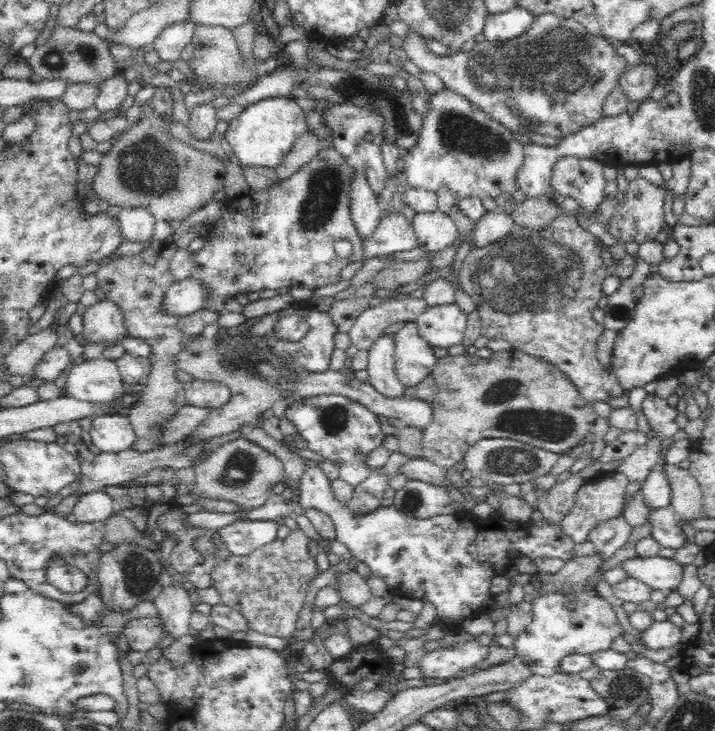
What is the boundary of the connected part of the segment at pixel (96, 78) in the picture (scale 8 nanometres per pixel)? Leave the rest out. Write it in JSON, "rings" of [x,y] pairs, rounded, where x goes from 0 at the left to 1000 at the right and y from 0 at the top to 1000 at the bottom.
{"rings":[[[73,18],[71,25],[76,34],[67,49],[67,55],[57,63],[49,63],[49,71],[42,81],[36,82],[49,108],[90,107],[102,114],[138,114],[157,104],[162,96],[162,90],[158,79],[154,77],[148,56],[140,53],[131,42],[117,44],[108,36],[90,37],[90,34],[84,34],[81,18]]]}

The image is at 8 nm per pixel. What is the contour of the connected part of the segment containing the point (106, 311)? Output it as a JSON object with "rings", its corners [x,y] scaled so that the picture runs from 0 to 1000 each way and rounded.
{"rings":[[[152,410],[137,412],[120,421],[116,432],[115,460],[119,471],[159,473],[176,460],[175,438],[164,416]]]}

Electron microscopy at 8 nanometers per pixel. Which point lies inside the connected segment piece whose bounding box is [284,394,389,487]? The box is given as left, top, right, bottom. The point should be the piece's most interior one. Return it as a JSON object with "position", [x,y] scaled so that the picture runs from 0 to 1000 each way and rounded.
{"position":[480,590]}

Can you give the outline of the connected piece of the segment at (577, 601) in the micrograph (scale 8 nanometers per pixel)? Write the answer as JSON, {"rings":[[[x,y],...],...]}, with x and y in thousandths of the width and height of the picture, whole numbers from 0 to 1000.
{"rings":[[[820,800],[799,810],[745,814],[744,851],[719,873],[722,899],[736,907],[743,925],[769,926],[785,921],[785,907],[800,895],[822,895],[853,888],[856,876],[870,870],[870,859],[859,832],[836,813],[831,802]]]}

